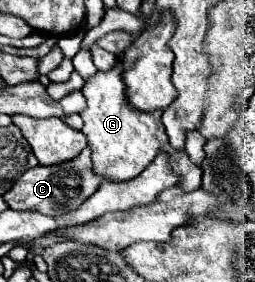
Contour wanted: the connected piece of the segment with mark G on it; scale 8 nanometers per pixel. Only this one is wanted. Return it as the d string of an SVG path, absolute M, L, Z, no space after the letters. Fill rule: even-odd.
M118 59L110 71L98 71L86 85L82 87L82 95L86 97L88 107L80 113L84 119L82 133L88 137L88 145L92 147L94 171L104 175L108 181L128 181L140 175L150 161L158 155L158 151L166 151L172 157L174 171L182 177L180 185L186 191L198 189L202 183L202 169L194 165L186 151L178 151L170 145L166 137L166 129L162 125L162 111L158 113L138 113L126 101L126 85L122 81L122 61Z

